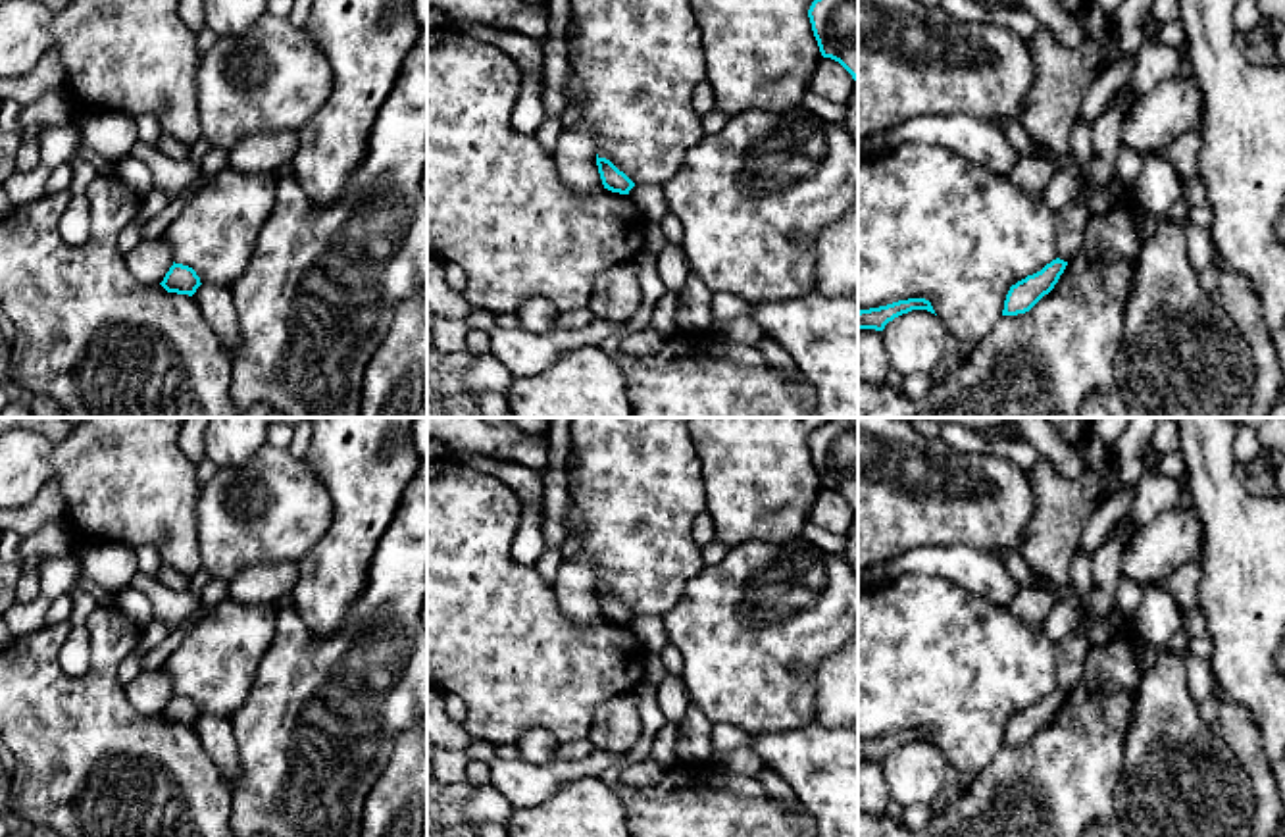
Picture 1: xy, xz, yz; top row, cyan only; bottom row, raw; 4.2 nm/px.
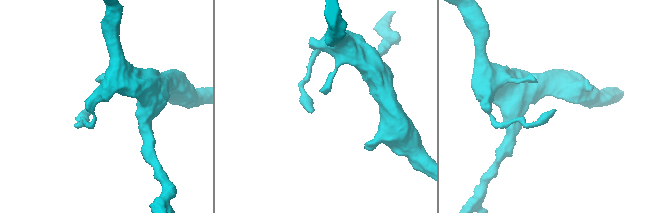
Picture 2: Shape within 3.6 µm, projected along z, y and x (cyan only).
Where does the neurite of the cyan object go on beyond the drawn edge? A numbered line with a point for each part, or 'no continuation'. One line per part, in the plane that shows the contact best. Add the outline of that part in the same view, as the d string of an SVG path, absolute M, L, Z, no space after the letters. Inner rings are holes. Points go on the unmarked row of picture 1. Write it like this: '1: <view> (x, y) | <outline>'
no continuation

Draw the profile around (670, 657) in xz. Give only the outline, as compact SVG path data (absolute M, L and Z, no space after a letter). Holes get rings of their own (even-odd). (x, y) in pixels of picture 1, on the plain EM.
M666 645L664 650L660 652L660 660L666 668L675 677L683 677L683 656L673 645Z

